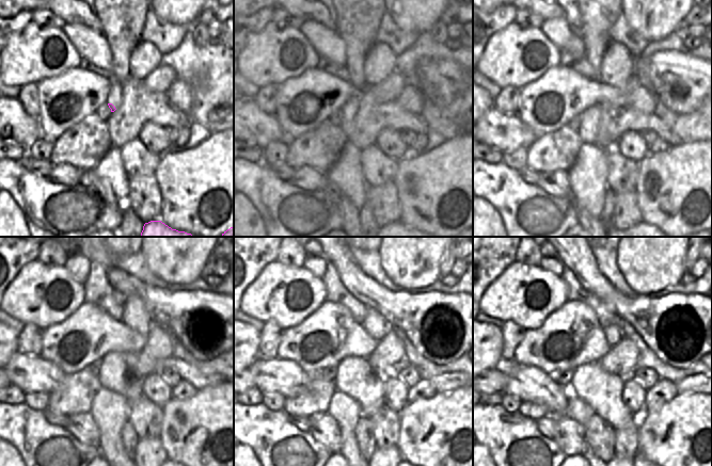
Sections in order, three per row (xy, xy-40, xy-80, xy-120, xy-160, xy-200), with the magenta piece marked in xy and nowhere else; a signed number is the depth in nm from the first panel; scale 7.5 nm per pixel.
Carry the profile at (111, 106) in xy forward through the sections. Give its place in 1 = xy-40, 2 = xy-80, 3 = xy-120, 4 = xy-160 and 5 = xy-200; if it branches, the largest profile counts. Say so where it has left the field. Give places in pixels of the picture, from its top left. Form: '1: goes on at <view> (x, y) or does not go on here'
1: goes on at xy-40 (348, 111)
2: goes on at xy-80 (589, 118)
3: goes on at xy-120 (113, 375)
4: goes on at xy-160 (354, 378)
5: goes on at xy-200 (602, 391)

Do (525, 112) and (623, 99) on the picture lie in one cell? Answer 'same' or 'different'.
same

